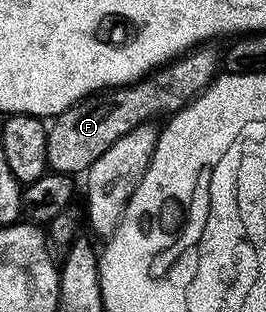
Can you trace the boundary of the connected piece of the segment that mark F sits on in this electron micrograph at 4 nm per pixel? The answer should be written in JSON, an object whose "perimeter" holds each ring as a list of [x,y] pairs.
{"perimeter":[[[201,44],[195,50],[175,58],[173,62],[168,62],[160,69],[153,70],[147,78],[133,82],[130,86],[93,94],[85,98],[83,102],[75,102],[69,110],[63,110],[61,114],[55,115],[48,126],[46,144],[49,171],[73,176],[83,175],[94,164],[94,160],[98,160],[98,156],[102,156],[102,152],[106,152],[106,148],[110,148],[110,144],[114,144],[114,140],[126,136],[126,132],[138,128],[144,122],[155,119],[155,114],[171,116],[184,109],[185,106],[189,106],[211,84],[221,69],[222,58],[218,50],[216,54],[214,47],[215,45],[212,44]]]}

